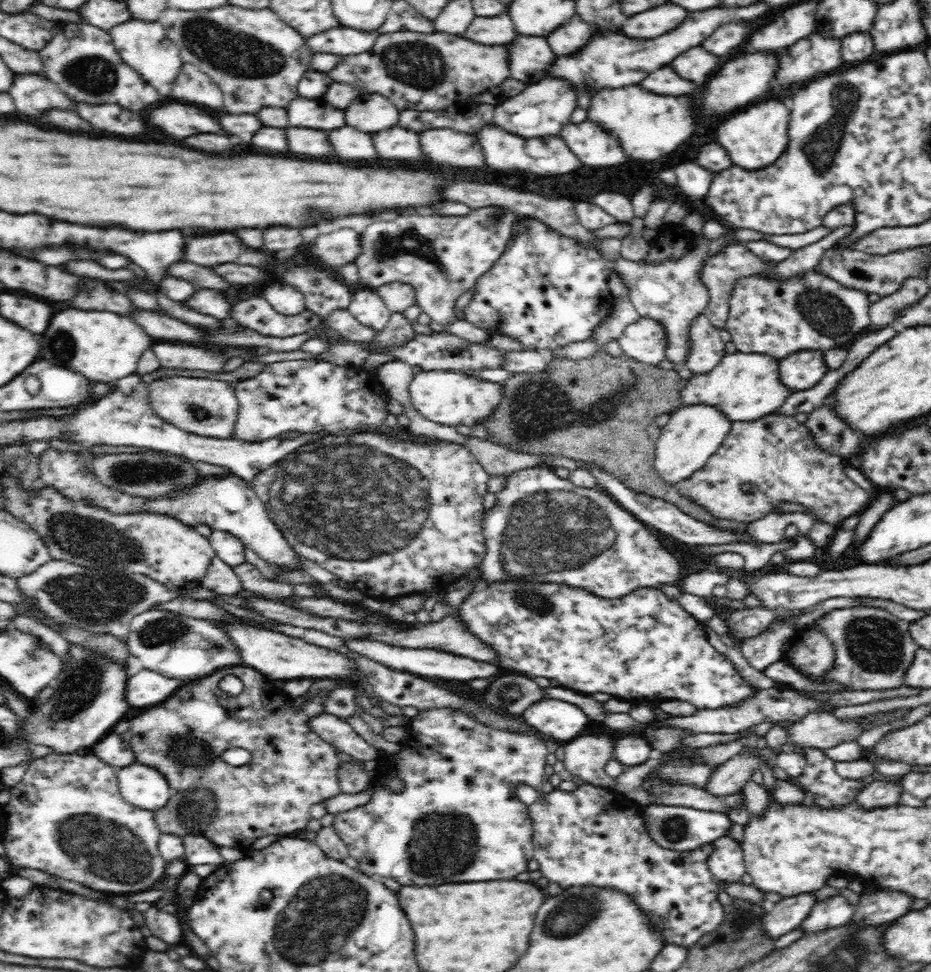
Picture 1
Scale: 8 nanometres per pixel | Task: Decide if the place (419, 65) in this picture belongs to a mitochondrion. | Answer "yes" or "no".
yes

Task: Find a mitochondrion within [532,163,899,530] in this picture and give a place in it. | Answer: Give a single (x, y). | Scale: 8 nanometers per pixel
(825, 313)

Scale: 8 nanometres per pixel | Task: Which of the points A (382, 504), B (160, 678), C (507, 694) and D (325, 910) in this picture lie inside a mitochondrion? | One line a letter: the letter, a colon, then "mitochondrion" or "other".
A: mitochondrion
B: other
C: mitochondrion
D: mitochondrion

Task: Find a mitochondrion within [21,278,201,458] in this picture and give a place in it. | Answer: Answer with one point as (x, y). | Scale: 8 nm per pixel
(64, 348)

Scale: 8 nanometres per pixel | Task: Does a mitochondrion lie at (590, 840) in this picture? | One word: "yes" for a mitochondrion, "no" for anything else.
no

